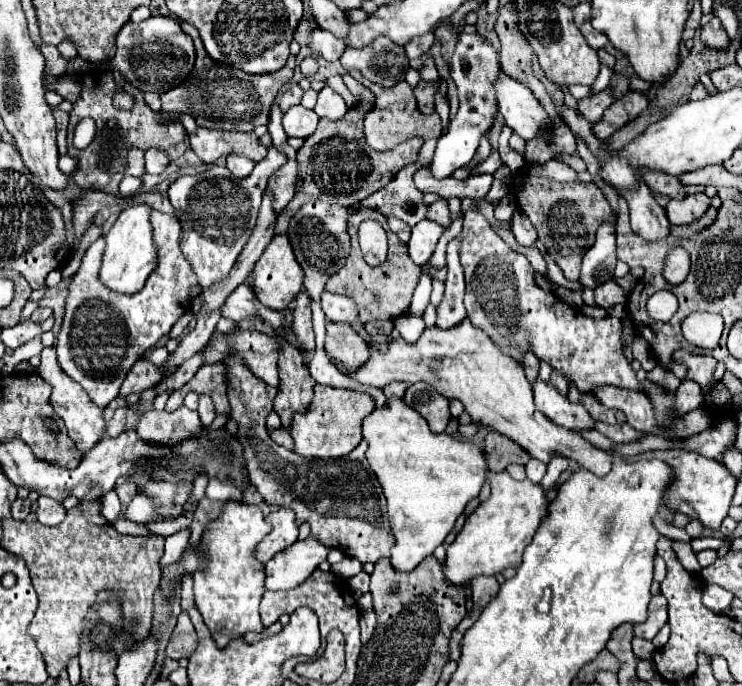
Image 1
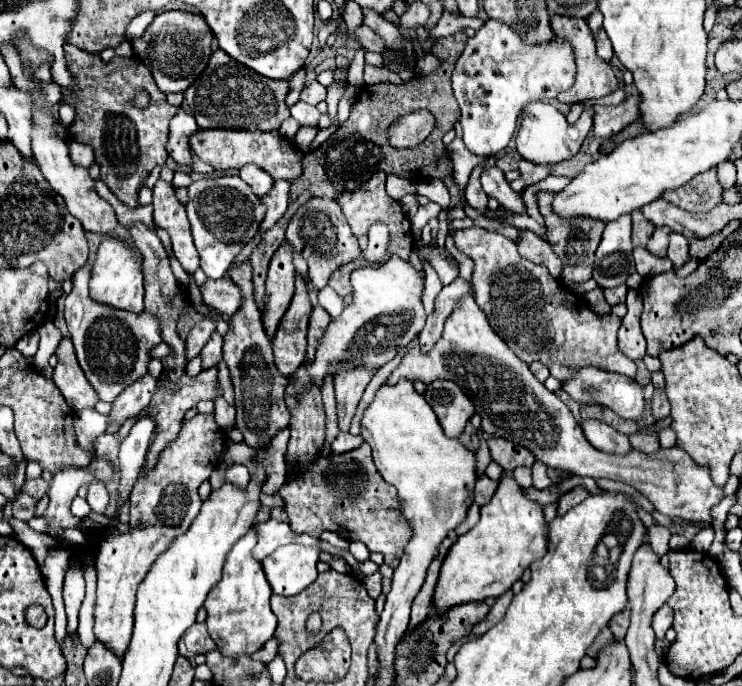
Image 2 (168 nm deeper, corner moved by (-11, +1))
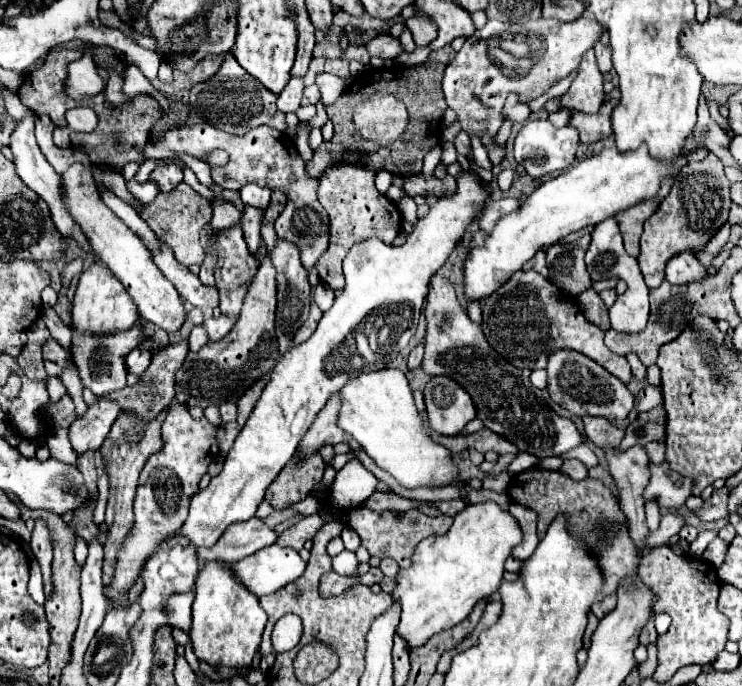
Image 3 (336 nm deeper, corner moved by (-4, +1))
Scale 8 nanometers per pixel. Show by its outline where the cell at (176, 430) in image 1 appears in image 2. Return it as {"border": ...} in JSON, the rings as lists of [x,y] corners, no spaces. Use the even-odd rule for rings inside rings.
{"border":[[[196,414],[192,420],[182,424],[178,438],[160,452],[156,466],[132,488],[130,494],[130,532],[120,536],[106,536],[100,544],[96,558],[98,588],[94,606],[94,634],[96,640],[106,648],[124,656],[132,626],[134,626],[134,604],[138,584],[144,580],[148,568],[158,560],[160,554],[168,550],[168,544],[176,536],[182,536],[190,528],[192,520],[200,512],[198,488],[210,478],[212,470],[220,462],[228,436],[214,422],[212,414]]]}

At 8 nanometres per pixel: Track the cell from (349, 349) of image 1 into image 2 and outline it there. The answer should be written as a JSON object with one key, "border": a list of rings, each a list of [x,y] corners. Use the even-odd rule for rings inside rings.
{"border":[[[340,368],[340,372],[336,372],[334,388],[336,388],[340,430],[346,432],[350,428],[350,420],[356,412],[362,392],[366,390],[368,382],[376,372],[378,368]]]}

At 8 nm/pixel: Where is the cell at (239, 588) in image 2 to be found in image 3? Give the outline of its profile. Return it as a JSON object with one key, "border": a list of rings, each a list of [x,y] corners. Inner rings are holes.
{"border":[[[205,562],[199,570],[195,584],[193,602],[193,622],[189,630],[191,648],[197,660],[209,666],[241,668],[251,666],[251,660],[261,644],[261,634],[267,622],[265,610],[259,606],[257,596],[253,596],[227,568],[225,562]]]}

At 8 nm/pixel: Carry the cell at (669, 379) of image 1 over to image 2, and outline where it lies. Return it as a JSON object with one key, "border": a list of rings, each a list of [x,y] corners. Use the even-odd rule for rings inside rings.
{"border":[[[656,388],[654,396],[652,396],[652,414],[656,420],[670,416],[670,402],[666,398],[664,388]]]}

